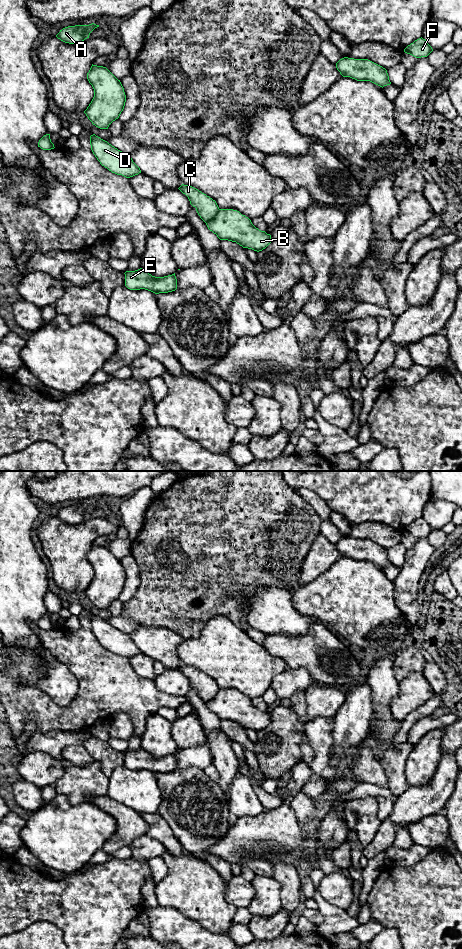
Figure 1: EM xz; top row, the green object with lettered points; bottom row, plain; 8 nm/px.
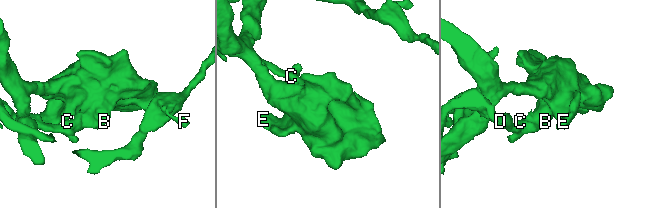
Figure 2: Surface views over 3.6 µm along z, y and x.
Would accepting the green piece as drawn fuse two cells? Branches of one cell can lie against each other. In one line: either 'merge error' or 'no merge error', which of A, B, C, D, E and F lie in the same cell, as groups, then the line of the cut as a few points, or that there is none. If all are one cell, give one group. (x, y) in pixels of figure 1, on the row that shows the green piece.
merge error | A C D F / B E | xz (220, 209), (206, 223)

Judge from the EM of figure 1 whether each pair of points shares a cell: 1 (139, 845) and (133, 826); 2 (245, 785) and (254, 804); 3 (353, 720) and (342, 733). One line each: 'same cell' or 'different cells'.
1: different cells
2: same cell
3: same cell

